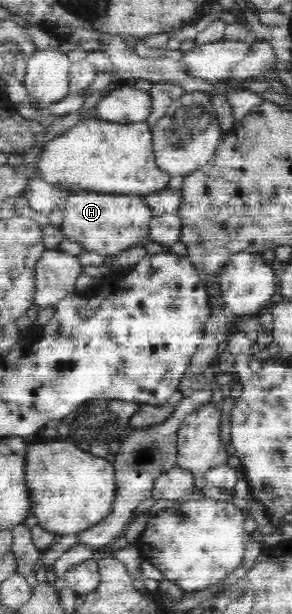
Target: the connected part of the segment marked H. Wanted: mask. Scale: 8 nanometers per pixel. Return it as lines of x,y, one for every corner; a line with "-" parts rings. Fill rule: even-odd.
76,191
61,208
64,221
60,228
66,239
81,243
86,250
93,250
104,256
115,256
131,246
145,245
149,241
154,213
146,201
146,196

